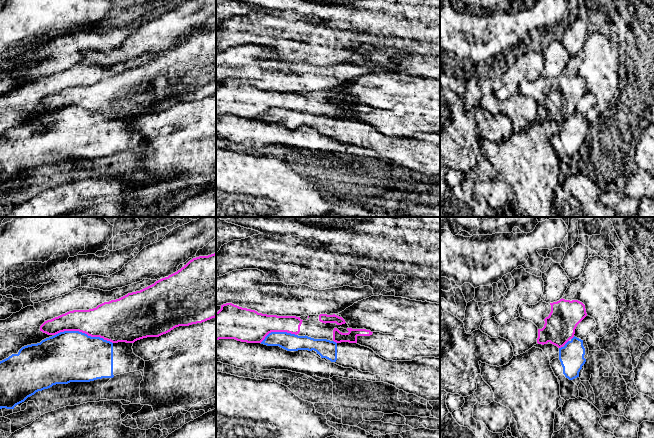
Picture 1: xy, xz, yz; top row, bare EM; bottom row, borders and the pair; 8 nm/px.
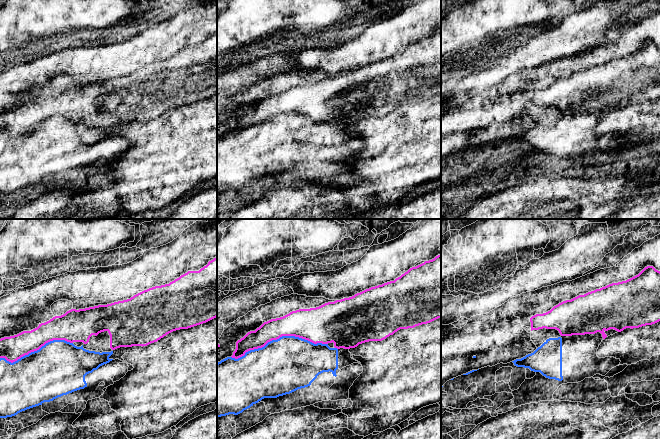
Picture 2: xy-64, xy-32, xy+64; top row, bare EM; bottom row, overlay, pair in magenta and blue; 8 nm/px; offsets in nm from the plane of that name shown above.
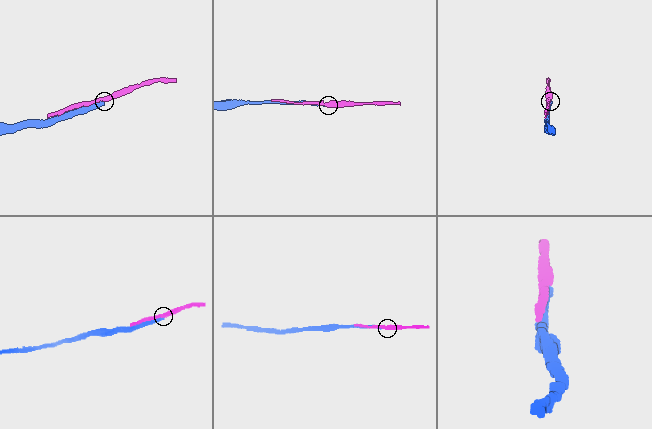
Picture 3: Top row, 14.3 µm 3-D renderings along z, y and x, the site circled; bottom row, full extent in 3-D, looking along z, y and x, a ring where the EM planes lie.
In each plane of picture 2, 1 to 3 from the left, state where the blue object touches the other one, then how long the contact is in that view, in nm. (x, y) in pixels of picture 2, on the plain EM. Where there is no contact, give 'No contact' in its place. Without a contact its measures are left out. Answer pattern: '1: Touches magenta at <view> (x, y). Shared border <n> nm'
1: Touches magenta at xy-64 (36, 126). Shared border 600 nm
2: Touches magenta at xy-32 (279, 113). Shared border 800 nm
3: No contact

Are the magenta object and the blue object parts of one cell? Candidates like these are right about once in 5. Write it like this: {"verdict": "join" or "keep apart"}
{"verdict": "keep apart"}

